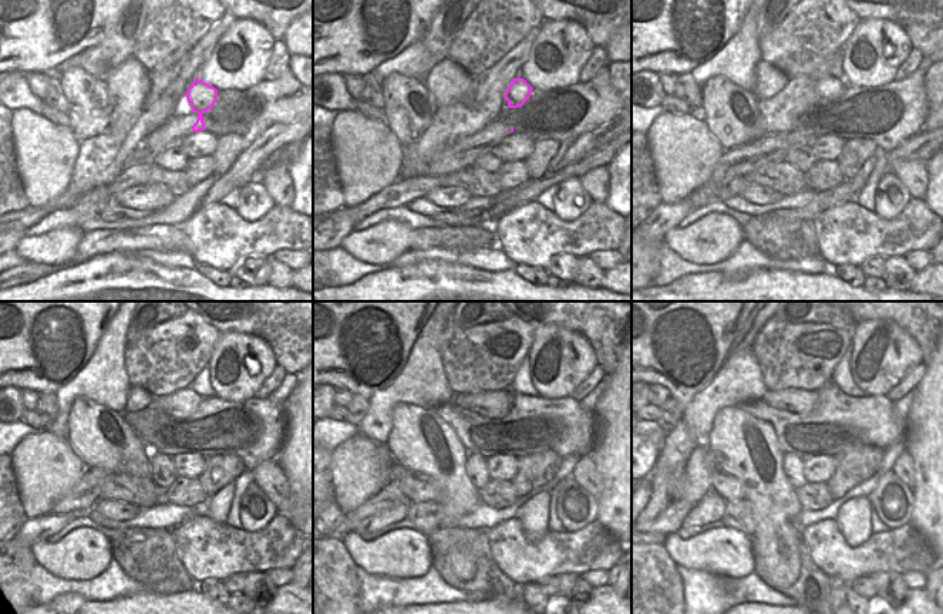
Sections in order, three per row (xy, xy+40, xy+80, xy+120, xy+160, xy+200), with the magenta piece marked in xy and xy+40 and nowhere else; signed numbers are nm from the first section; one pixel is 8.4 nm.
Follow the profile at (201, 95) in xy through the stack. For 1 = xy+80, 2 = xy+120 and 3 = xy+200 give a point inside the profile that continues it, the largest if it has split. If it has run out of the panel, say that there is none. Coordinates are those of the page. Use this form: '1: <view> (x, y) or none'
1: xy+80 (828, 88)
2: xy+120 (179, 405)
3: xy+200 (794, 400)

